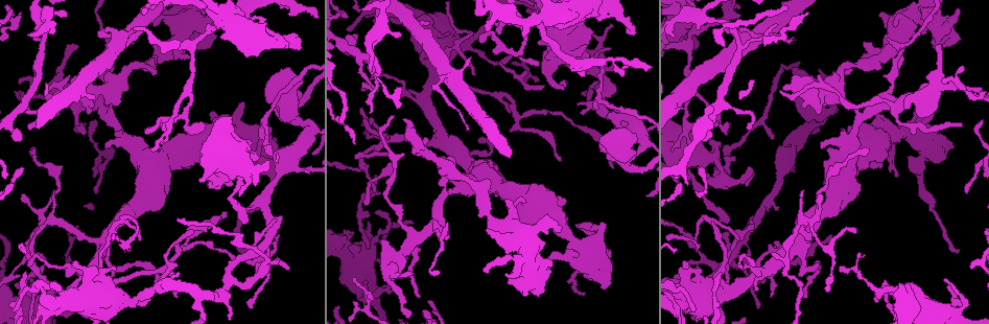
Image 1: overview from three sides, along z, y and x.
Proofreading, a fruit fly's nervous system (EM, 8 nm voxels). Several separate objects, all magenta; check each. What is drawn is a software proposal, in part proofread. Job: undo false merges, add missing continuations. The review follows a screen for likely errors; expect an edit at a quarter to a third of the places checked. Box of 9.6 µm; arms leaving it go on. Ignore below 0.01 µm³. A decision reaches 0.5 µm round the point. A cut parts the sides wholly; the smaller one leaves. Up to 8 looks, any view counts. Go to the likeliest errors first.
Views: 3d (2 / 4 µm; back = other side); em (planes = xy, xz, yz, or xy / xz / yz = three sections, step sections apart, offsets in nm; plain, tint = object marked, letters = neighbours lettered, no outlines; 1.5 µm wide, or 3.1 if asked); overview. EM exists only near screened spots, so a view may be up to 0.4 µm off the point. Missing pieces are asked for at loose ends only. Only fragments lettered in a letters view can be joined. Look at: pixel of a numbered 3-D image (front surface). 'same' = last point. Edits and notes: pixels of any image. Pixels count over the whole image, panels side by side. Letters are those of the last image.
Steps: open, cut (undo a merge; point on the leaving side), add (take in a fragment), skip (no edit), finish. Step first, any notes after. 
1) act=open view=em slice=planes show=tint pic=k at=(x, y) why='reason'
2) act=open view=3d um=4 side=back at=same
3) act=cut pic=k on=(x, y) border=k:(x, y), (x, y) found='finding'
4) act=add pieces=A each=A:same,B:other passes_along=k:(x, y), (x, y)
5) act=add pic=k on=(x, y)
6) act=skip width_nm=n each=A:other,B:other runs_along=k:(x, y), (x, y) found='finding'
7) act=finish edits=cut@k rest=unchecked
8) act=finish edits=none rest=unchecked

act=open view=em slice=yz step=8 show=letters pic=1 at=(698, 43) why='branch stops here'

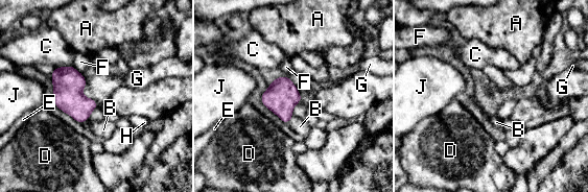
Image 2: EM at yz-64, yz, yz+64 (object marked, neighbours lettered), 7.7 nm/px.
act=add pieces=B each=A:other,B:same,C:other,D:other,E:other,F:other,G:other,H:other,J:other passes_along=2:(282, 95), (290, 119), (300, 126) found='it goes on there'

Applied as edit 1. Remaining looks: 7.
act=open view=overview

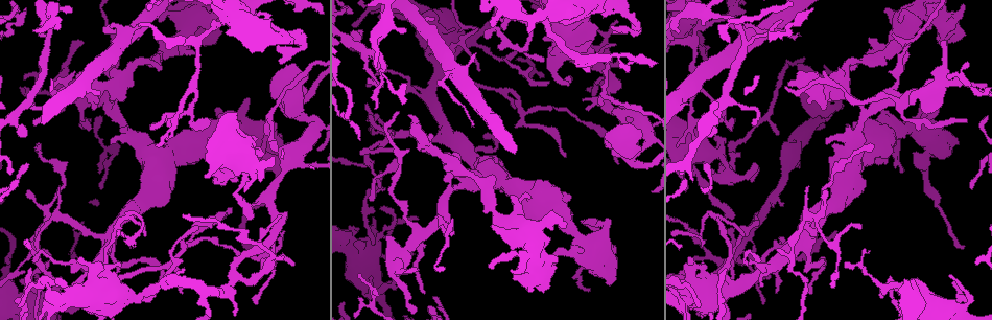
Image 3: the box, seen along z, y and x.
act=open view=3d um=2 pic=3 at=(359, 274) why='branch stops here'

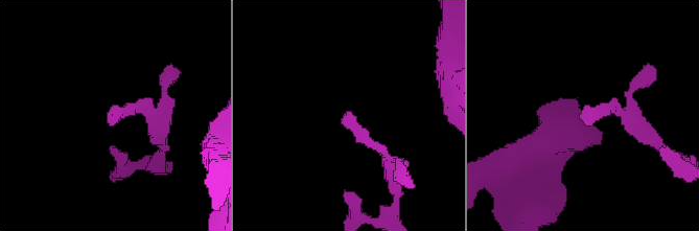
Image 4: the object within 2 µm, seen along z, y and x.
act=open view=em slice=planes show=letters pic=4 at=(580, 117) why='need the tissue'

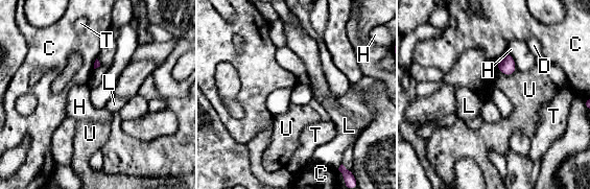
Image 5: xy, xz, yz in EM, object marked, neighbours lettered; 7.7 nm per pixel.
act=skip each=C:other,D:other,H:other,L:other,T:other,U:other border=5:(497, 68), (506, 75), (516, 71) found='no lettered fragment goes on from it'

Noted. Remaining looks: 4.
act=open view=em slice=xz step=8 show=tint pic=3 at=(492, 179)

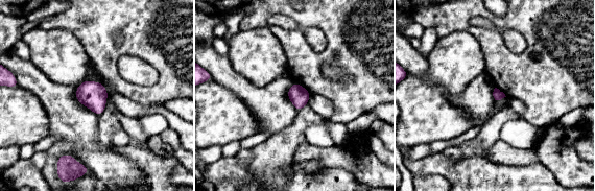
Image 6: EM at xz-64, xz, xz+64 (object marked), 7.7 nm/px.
act=open view=em slice=planes show=letters at=same

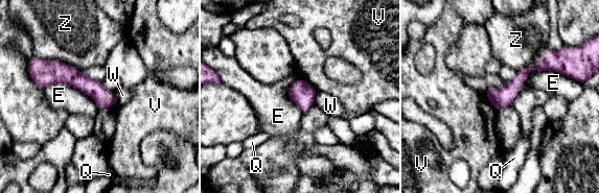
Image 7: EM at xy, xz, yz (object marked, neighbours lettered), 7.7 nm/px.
act=skip each=E:other,Q:other,V:other,W:other,Z:other border=7:(43, 88), (68, 82), (99, 109) found='no lettered fragment goes on from it'

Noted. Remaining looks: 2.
act=finish edits=add@2 rest=unchecked

